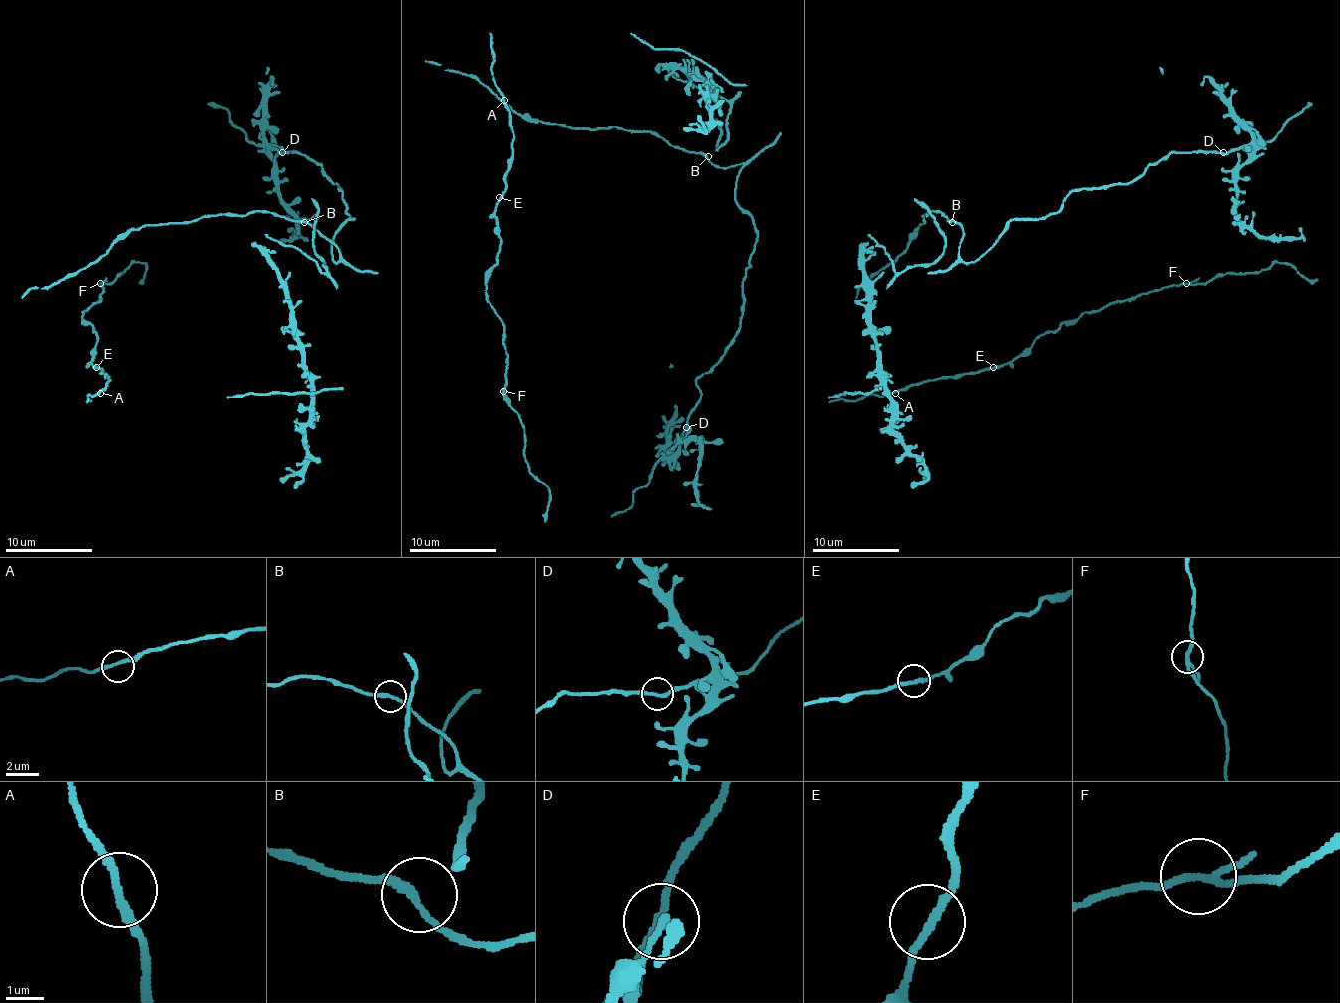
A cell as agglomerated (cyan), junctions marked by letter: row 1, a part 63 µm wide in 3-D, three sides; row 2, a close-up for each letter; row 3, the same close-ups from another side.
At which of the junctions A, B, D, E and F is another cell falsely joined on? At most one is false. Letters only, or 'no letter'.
no letter

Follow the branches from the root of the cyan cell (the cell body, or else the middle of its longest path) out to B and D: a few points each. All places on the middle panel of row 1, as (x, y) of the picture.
B: (539, 121), (573, 128), (617, 126), (625, 130), (651, 130), (673, 145), (690, 152), (703, 152), (708, 156)
D: (539, 121), (651, 130), (714, 165), (742, 163), (736, 202), (757, 241), (740, 330), (697, 379), (686, 427)

